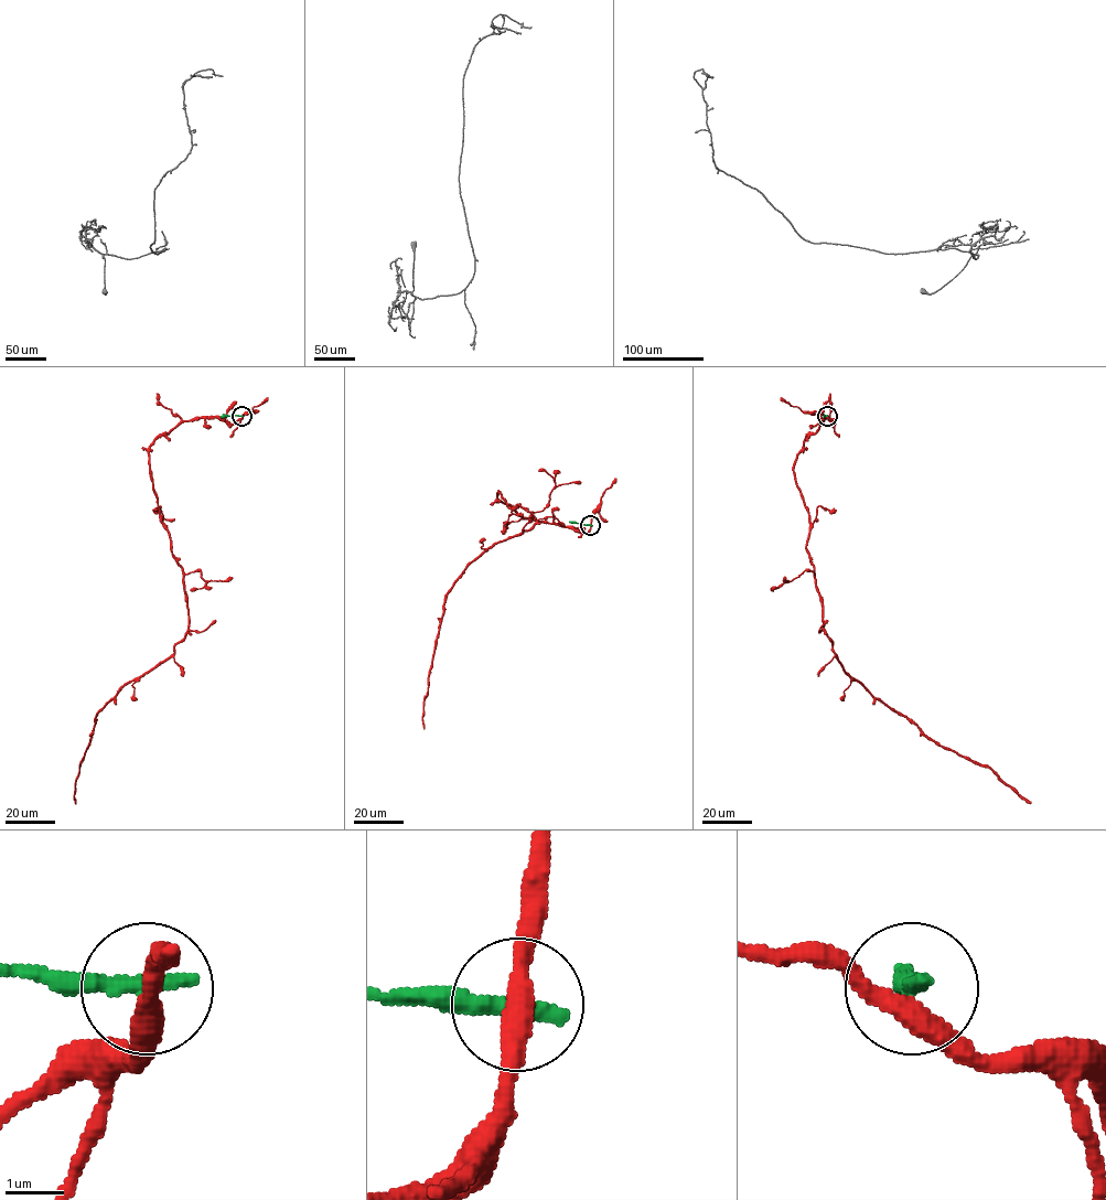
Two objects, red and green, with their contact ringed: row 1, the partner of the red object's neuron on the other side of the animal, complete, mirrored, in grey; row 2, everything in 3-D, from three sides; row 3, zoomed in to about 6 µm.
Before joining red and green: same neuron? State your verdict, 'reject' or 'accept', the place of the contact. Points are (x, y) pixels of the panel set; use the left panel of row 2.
reject; at (242, 416)

